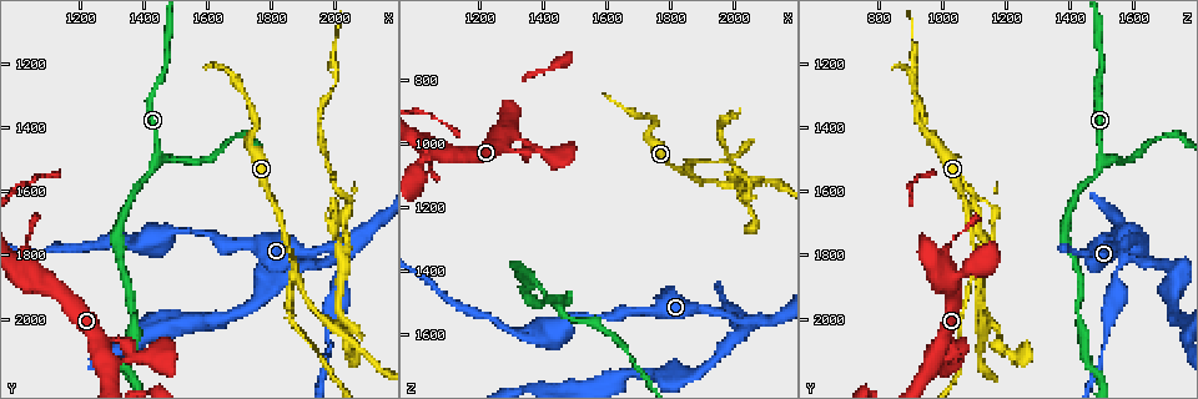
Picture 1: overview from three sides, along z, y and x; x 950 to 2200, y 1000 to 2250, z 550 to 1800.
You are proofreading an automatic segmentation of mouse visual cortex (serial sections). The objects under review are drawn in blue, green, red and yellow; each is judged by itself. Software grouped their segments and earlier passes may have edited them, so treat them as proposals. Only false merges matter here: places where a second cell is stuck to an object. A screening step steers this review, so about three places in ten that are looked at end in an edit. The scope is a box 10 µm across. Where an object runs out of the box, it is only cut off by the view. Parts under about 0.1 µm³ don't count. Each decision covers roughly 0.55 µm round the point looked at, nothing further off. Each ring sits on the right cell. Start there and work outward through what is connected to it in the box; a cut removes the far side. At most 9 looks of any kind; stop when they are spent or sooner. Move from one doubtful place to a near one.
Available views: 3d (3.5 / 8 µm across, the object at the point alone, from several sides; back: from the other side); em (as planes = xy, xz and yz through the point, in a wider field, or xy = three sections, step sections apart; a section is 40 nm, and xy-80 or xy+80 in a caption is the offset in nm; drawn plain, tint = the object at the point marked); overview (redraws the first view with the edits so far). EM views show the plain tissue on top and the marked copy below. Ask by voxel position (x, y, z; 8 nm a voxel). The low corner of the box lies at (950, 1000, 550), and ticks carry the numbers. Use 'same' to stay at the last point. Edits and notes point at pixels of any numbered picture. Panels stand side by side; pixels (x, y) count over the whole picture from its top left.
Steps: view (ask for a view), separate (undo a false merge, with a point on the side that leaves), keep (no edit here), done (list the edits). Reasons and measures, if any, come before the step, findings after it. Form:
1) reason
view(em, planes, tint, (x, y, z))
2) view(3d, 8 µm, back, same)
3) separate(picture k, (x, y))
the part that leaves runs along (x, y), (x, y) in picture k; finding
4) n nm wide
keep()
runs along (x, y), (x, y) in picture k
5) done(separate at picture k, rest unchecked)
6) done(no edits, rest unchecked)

three-way junction
view(3d, 8 µm, (1880, 1860, 1100))

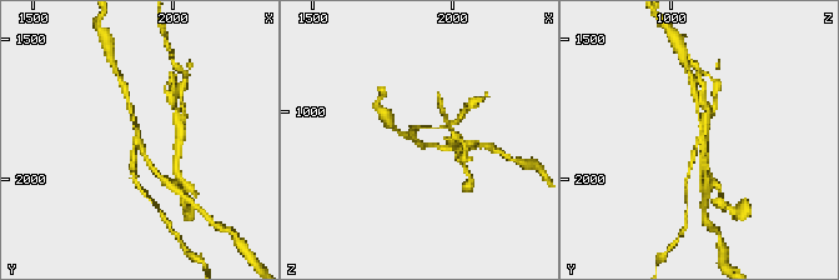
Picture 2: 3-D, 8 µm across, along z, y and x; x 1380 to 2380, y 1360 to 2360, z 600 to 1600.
view(3d, 3.5 µm, same)

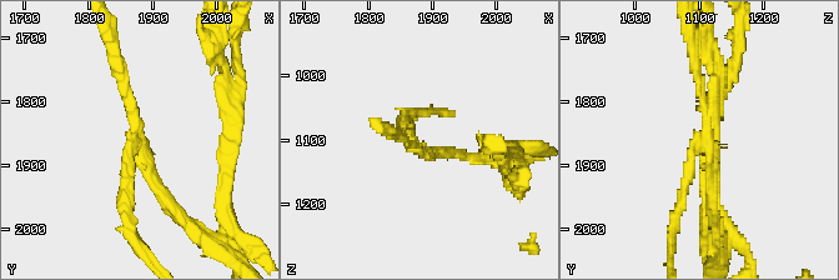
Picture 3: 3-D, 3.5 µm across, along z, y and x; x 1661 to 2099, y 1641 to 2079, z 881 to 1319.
separate(picture 3, (130, 193))
the part that leaves runs along (134, 148), (122, 186), (145, 259) in picture 3; a second cell is stuck on

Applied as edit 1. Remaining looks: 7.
looks like a crossing
view(3d, 3.5 µm, back, (2040, 1780, 1580))

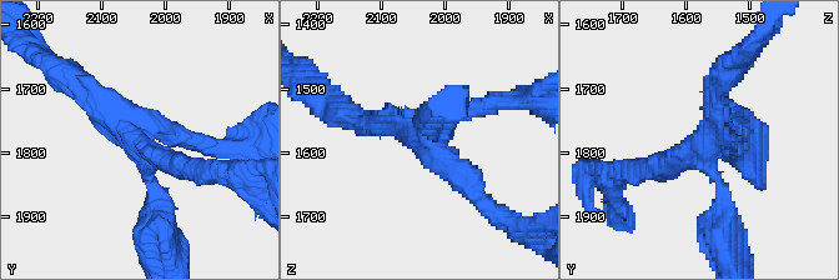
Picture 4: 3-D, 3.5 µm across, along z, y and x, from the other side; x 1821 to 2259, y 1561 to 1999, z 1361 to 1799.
4 arms; arms of 200, 200, 300, 300 nm; now the EM
view(em, xy, step 3, tint, (2040, 1785, 1580))

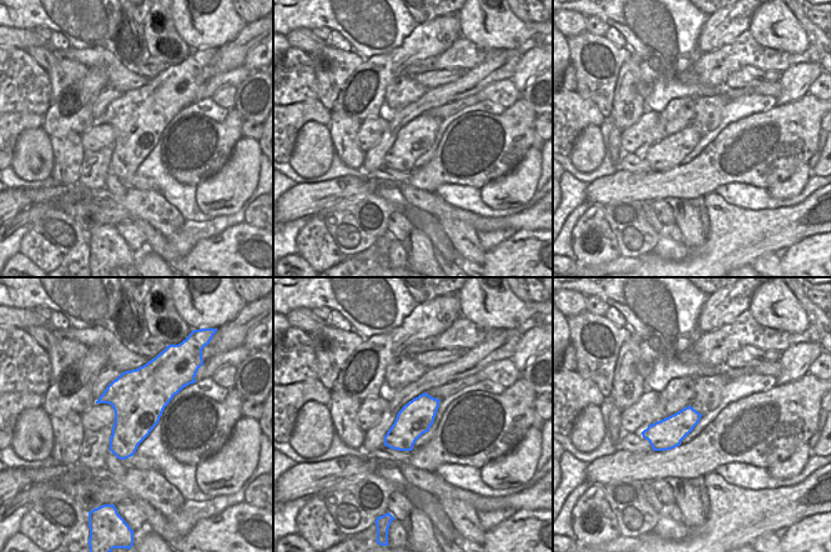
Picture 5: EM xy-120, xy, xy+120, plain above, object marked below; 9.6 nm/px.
view(em, xy, step 5, tint, same)

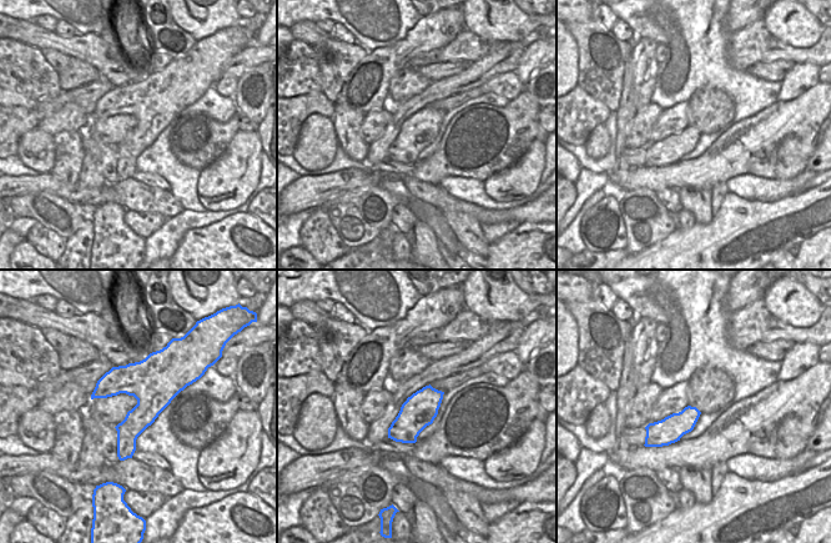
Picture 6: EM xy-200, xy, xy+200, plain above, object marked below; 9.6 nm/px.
keep()
runs along (729, 138), (713, 123), (643, 169) in picture 4; one cell here

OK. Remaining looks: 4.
view(3d, 3.5 µm, (1450, 1500, 1510))

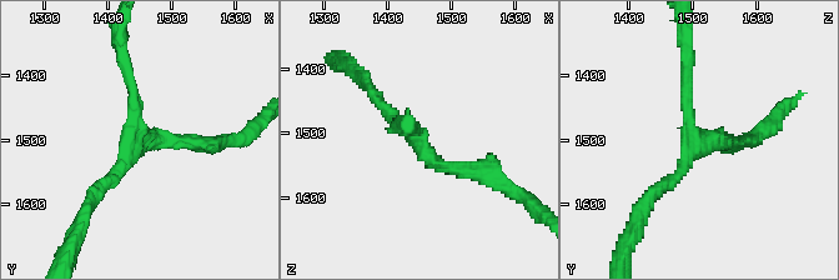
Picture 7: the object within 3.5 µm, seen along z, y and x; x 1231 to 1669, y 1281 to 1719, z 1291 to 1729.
3 arms; arms of 150, 200, 200 nm; need the tissue
view(em, xy, step 2, tint, (1450, 1495, 1520))

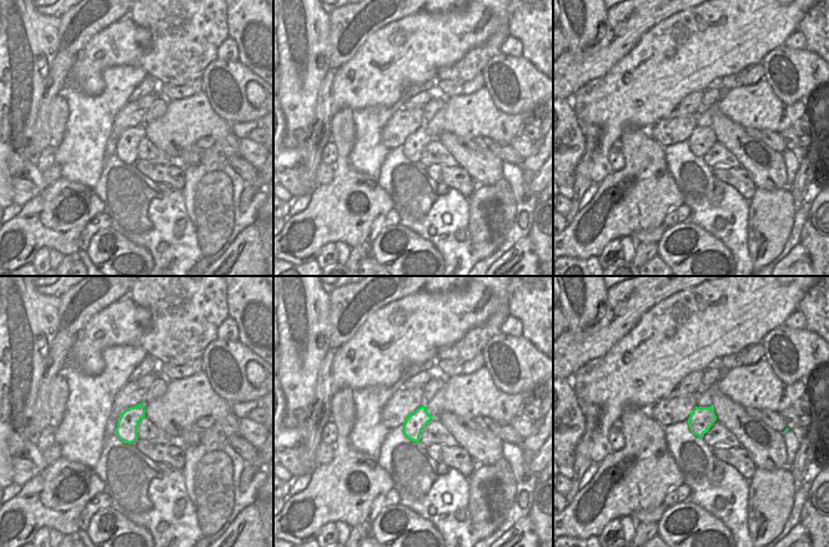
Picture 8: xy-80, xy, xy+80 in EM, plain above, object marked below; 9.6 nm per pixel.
190 nm wide
keep()
runs along (125, 68), (136, 140), (212, 144) in picture 7; continuous, no second cell

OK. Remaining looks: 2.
done(separate at picture 3, rest unchecked)

